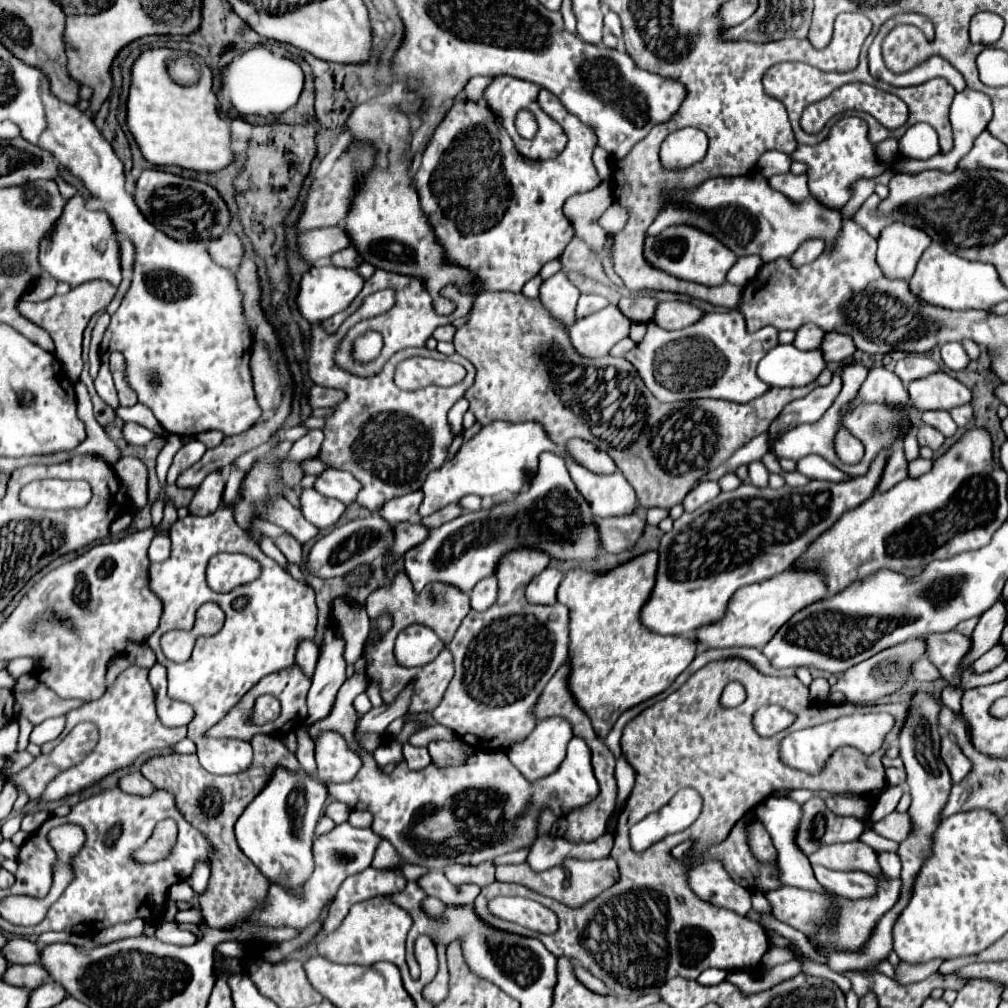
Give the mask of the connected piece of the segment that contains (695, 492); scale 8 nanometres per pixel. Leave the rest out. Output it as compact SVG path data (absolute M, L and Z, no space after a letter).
M702 481L702 483L698 483L692 491L690 491L690 495L686 495L686 499L684 499L684 511L696 511L698 507L702 507L704 503L708 503L708 501L712 501L716 495L720 493L720 485L718 485L718 481Z

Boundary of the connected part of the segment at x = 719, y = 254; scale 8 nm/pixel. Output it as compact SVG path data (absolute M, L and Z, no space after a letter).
M672 225L672 227L666 227L658 237L646 237L644 255L654 267L670 275L676 275L686 281L710 285L710 287L722 285L726 281L726 273L738 259L724 243L718 243L716 237L704 231L698 231L696 227L690 227L690 225Z

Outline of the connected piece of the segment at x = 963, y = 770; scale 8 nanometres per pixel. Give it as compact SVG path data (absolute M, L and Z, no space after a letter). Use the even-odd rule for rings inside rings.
M948 735L942 737L942 759L948 765L954 783L958 783L958 779L962 779L962 775L970 773L970 761L962 755L956 741L952 741Z

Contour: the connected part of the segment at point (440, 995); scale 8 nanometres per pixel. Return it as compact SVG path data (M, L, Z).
M438 943L438 961L440 961L440 971L436 979L424 989L426 1000L433 1003L440 1003L448 997L448 965L446 965L446 945Z

